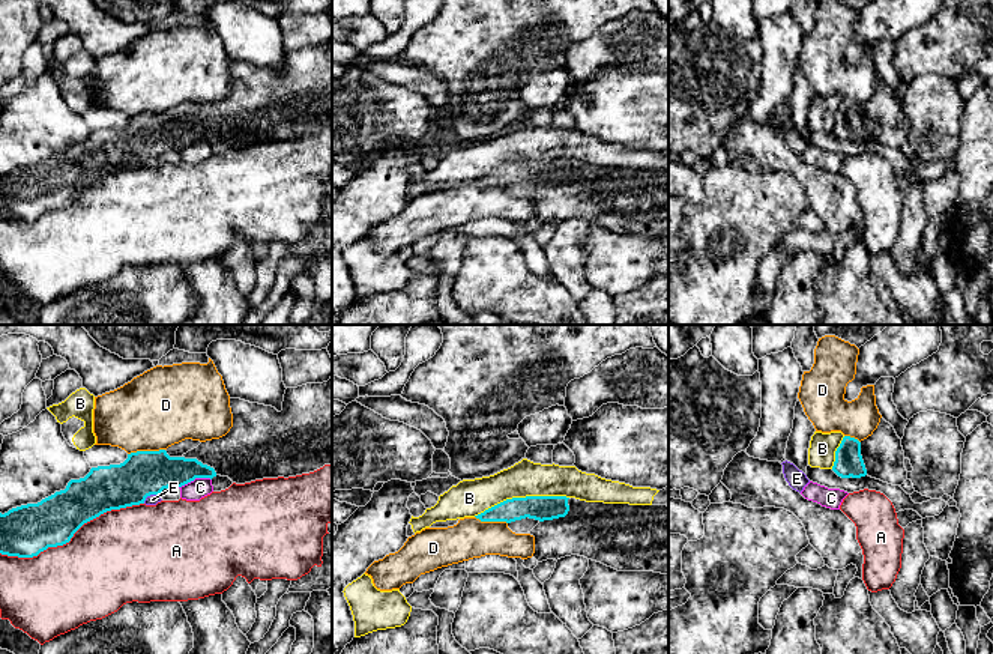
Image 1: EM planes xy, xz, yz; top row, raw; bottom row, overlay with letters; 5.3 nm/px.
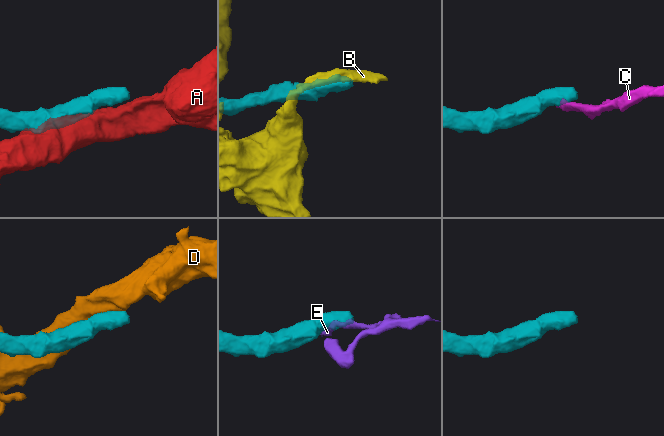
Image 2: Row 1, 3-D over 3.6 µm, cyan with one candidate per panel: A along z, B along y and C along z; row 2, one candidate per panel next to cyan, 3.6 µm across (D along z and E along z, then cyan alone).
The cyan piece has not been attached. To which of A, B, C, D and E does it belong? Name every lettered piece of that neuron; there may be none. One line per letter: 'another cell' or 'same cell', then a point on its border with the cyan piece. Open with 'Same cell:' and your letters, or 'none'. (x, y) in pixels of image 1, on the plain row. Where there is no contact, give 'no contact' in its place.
Same cell: none
A: another cell; contact xy (72, 199)
B: another cell; contact xz (520, 161)
C: another cell; contact xy (194, 142)
D: another cell; contact xy (146, 115)
E: another cell; contact xy (149, 158)

